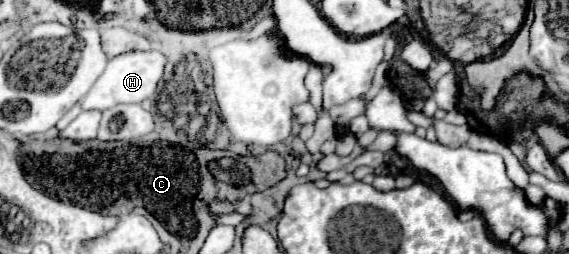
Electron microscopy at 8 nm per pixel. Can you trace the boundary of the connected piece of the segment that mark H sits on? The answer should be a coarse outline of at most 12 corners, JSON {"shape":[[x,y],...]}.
{"shape":[[158,51],[112,57],[82,109],[155,108],[166,59]]}

